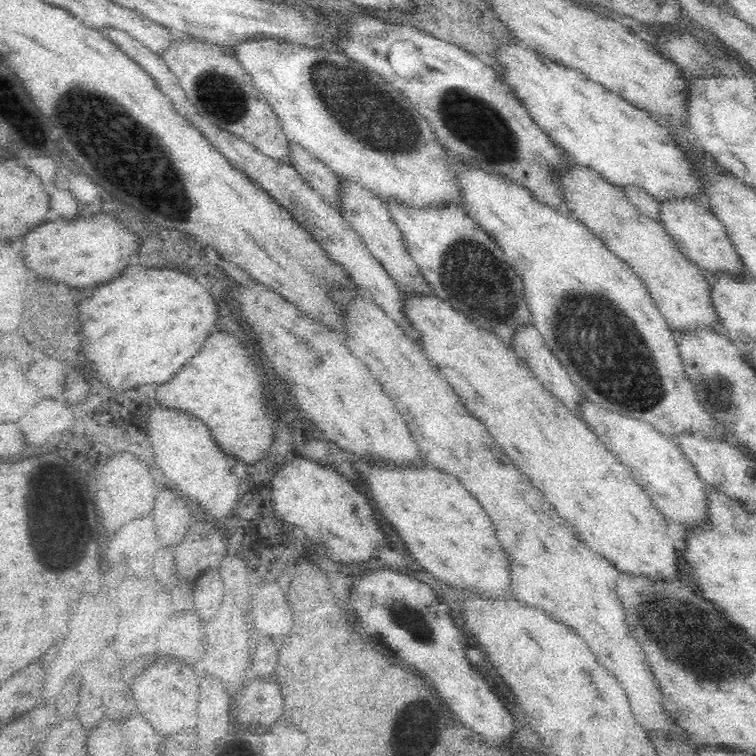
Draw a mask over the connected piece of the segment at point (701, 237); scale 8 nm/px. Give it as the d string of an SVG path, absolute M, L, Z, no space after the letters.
M688 193L658 200L658 206L661 209L658 222L676 240L680 251L702 266L705 273L742 272L745 269L740 256L736 254L735 245L728 238L726 229L708 208L704 199L690 196Z

